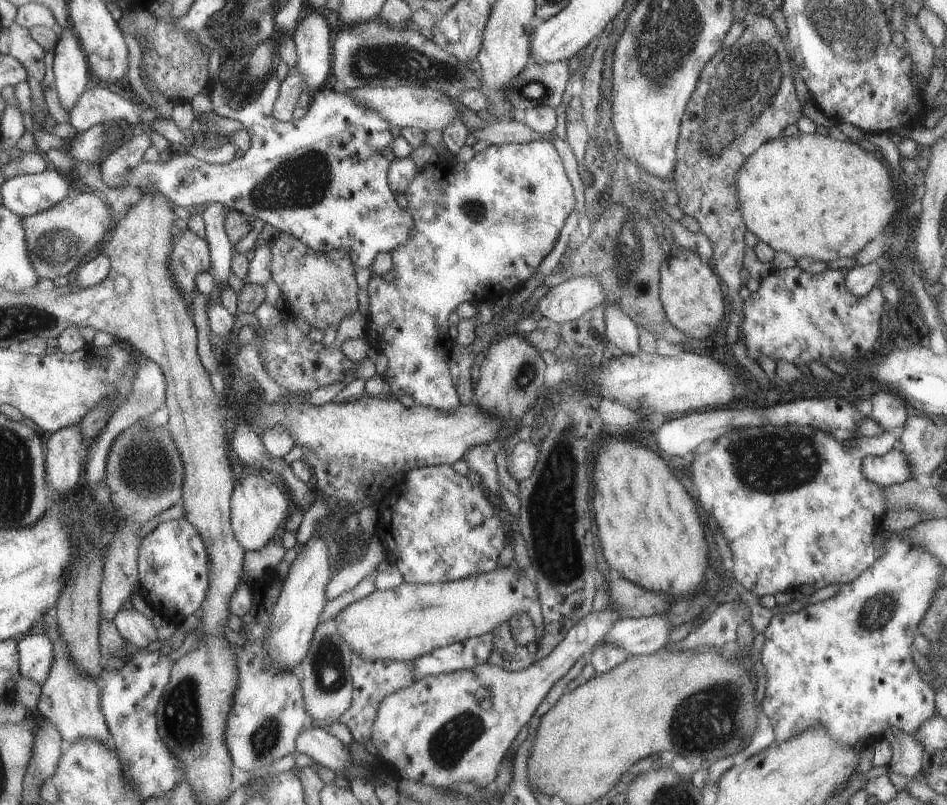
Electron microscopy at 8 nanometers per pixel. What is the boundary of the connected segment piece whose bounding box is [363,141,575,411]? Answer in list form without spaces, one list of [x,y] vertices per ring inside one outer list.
[[[531,141],[487,145],[466,163],[457,162],[453,157],[433,160],[417,172],[403,193],[406,210],[413,221],[411,234],[406,243],[397,245],[391,252],[396,278],[386,281],[382,275],[372,274],[364,300],[365,338],[371,348],[387,358],[384,379],[390,388],[389,396],[397,398],[407,394],[414,404],[452,411],[461,404],[449,376],[447,348],[435,348],[451,346],[447,334],[449,312],[463,300],[471,304],[495,301],[497,284],[501,284],[501,292],[510,295],[515,284],[517,288],[523,287],[545,254],[551,252],[575,204],[573,188],[555,148],[547,141]]]

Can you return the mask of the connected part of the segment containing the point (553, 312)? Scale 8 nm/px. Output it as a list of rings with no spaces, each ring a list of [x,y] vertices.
[[[583,275],[552,286],[536,306],[543,316],[543,323],[559,325],[576,319],[605,298],[602,284],[596,276]]]

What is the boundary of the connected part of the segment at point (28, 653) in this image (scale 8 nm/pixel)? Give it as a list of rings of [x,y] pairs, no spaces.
[[[48,634],[24,635],[18,642],[18,649],[22,676],[39,684],[47,681],[56,660],[56,646]]]

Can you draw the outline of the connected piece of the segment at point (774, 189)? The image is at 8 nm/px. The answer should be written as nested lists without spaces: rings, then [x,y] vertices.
[[[800,132],[764,142],[741,165],[736,174],[736,191],[745,226],[774,251],[782,252],[786,262],[801,257],[825,262],[853,257],[871,238],[879,239],[899,206],[893,188],[889,202],[889,174],[876,156],[863,152],[859,144],[849,140],[831,140],[829,135],[817,133]]]

